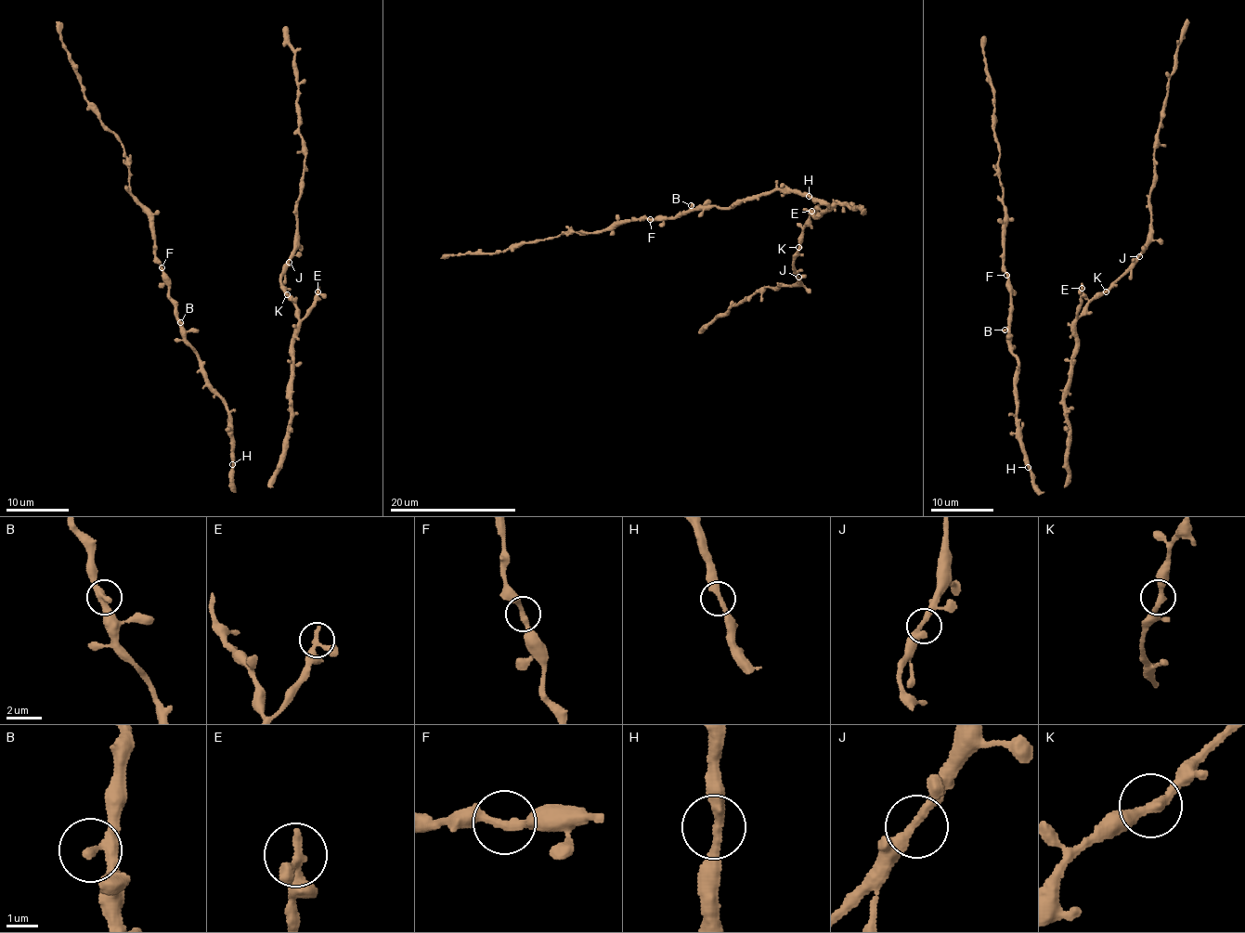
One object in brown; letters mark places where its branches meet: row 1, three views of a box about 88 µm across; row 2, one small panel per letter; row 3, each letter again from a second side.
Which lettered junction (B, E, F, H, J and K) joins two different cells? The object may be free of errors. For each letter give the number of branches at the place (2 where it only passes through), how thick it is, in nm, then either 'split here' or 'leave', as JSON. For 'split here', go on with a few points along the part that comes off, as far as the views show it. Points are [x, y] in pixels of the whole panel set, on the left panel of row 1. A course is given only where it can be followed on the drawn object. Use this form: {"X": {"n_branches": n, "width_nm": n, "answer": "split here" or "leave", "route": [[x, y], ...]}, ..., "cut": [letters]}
{"B": {"n_branches": 2, "width_nm": 320, "answer": "leave"}, "E": {"n_branches": 2, "width_nm": 280, "answer": "leave"}, "F": {"n_branches": 2, "width_nm": 280, "answer": "leave"}, "H": {"n_branches": 2, "width_nm": 300, "answer": "leave"}, "J": {"n_branches": 2, "width_nm": 280, "answer": "leave"}, "K": {"n_branches": 2, "width_nm": 340, "answer": "leave"}, "cut": []}

